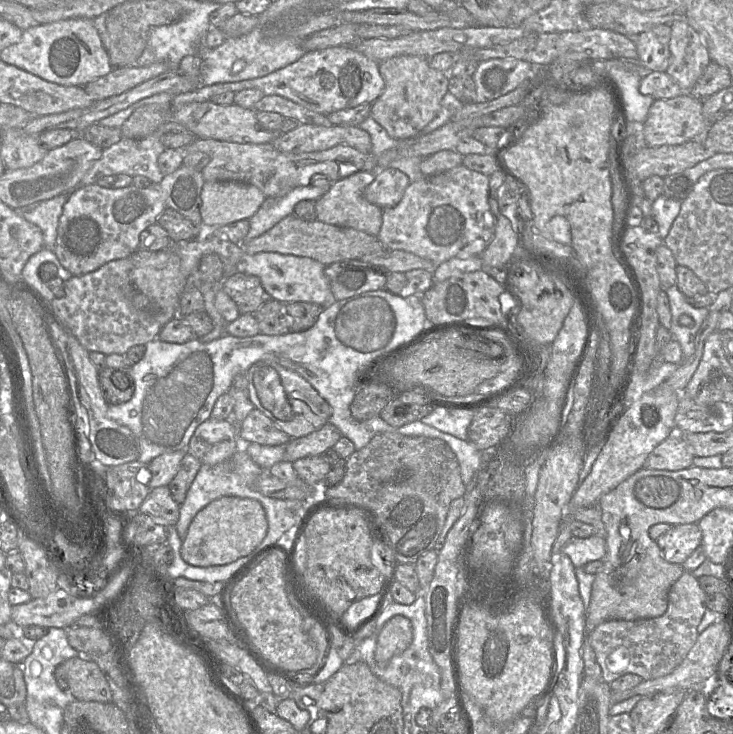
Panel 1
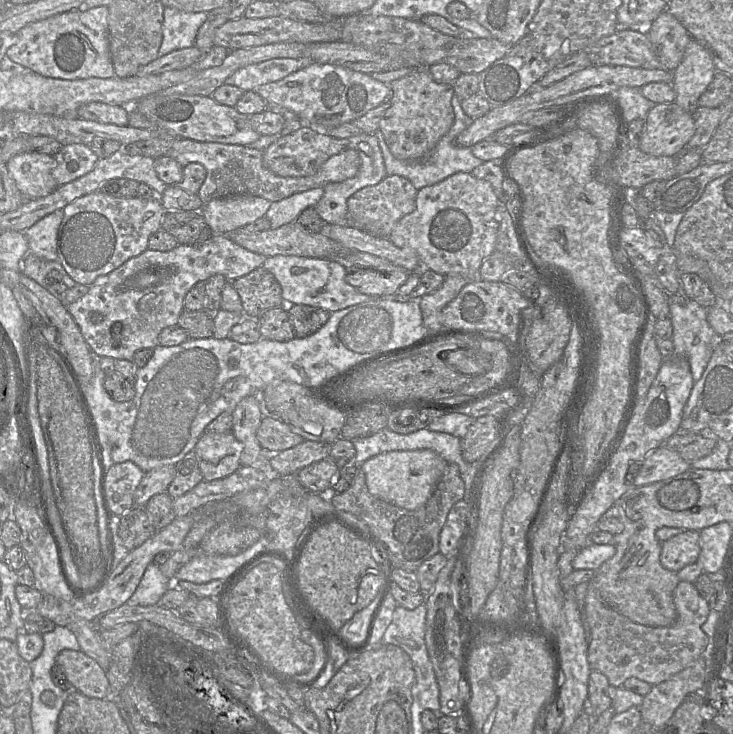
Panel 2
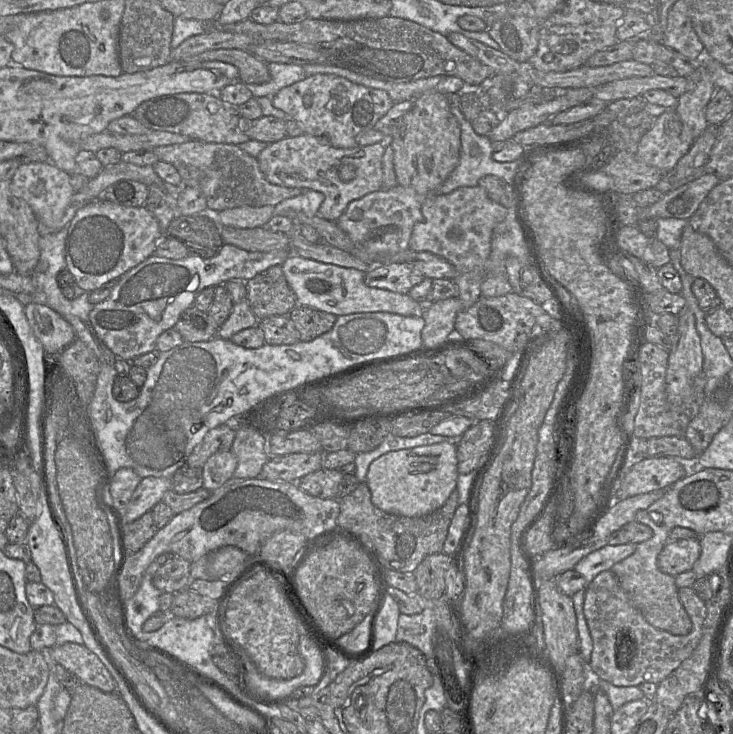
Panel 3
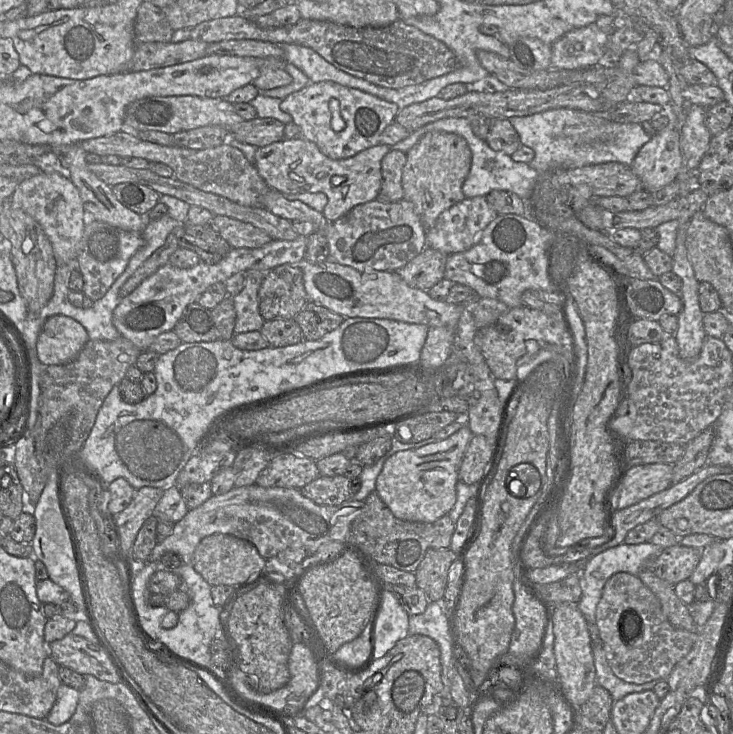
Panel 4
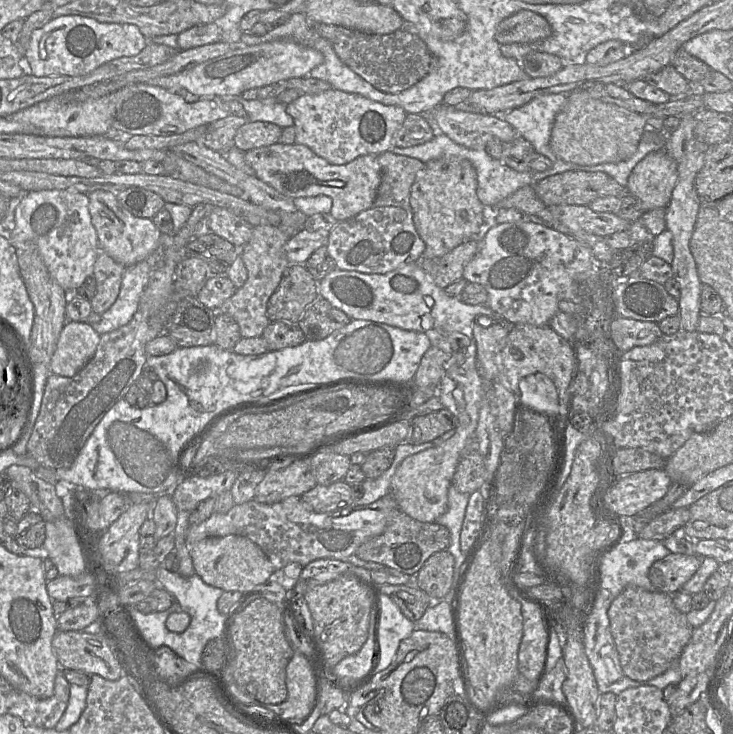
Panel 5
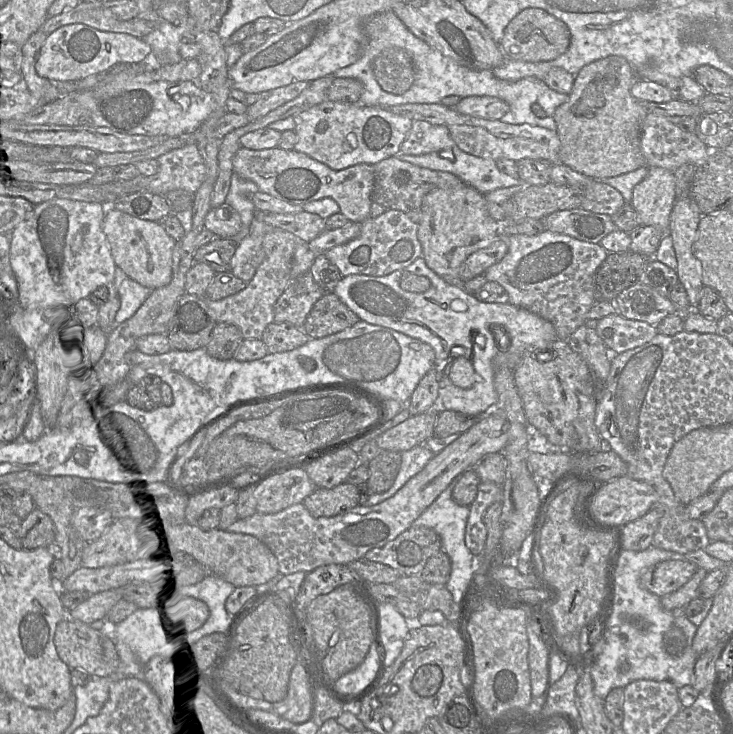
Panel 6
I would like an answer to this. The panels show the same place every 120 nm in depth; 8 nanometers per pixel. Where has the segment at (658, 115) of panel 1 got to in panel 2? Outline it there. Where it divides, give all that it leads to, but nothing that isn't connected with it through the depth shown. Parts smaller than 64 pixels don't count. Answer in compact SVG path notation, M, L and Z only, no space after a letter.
M675 101L654 104L645 119L639 149L653 156L675 156L695 133L695 117Z

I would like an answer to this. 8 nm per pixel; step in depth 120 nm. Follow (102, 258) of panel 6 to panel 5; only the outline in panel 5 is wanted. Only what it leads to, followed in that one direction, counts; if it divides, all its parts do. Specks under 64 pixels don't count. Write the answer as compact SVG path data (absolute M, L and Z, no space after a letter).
M58 189L24 193L15 209L15 228L12 231L12 238L13 241L31 241L36 245L48 272L64 291L75 291L86 278L93 276L100 246L91 221L88 194Z

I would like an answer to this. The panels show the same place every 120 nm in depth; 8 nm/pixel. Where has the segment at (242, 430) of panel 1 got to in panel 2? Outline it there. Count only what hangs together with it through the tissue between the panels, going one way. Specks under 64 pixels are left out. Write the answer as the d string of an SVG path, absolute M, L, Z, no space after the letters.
M268 415L262 418L256 436L260 446L271 452L292 448L305 440L286 423Z

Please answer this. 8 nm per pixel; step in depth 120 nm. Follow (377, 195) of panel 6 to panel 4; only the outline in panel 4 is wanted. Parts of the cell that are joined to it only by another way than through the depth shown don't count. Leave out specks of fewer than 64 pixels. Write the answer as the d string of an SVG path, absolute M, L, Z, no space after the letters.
M391 149L382 159L382 184L377 200L380 202L398 202L404 198L402 173L406 164L406 153Z

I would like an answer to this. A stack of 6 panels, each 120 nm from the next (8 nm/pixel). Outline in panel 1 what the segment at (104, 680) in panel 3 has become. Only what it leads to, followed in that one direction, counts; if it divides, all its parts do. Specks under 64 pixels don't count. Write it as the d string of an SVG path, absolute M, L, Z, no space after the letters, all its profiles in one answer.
M73 657L62 662L70 694L79 701L112 702L109 684L98 665Z

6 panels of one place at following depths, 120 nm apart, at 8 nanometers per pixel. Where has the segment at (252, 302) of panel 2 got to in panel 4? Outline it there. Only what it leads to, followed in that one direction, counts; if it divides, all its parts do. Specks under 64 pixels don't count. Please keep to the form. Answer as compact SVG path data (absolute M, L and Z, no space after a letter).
M283 264L270 270L259 288L258 302L265 321L294 319L309 302L301 268Z

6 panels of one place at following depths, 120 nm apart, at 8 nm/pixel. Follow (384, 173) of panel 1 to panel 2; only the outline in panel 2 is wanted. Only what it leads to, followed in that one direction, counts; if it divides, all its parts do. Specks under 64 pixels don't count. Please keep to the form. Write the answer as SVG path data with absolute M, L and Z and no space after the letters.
M387 175L376 185L366 186L348 198L347 207L354 227L379 238L389 238L395 224L414 211L418 189L405 177Z

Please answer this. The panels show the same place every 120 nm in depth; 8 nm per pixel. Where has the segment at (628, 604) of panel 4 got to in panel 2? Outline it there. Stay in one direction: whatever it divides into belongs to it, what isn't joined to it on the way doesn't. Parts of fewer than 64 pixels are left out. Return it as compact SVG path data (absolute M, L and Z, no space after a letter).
M592 579L585 597L585 610L590 626L587 657L591 670L594 669L604 674L609 684L614 687L621 687L630 677L638 678L654 686L668 680L704 655L704 651L709 645L709 637L702 630L710 609L707 601L700 596L694 584L687 581L678 583L673 592L673 601L677 611L677 619L673 625L650 627L637 624L607 606L601 599Z

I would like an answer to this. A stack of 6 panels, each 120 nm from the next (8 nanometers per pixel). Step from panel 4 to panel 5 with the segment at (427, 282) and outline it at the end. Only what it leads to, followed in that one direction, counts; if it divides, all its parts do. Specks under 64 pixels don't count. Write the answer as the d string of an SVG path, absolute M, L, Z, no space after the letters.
M472 239L441 257L430 259L422 256L415 263L418 263L431 276L437 286L444 289L463 278L465 266L478 251L479 239Z

